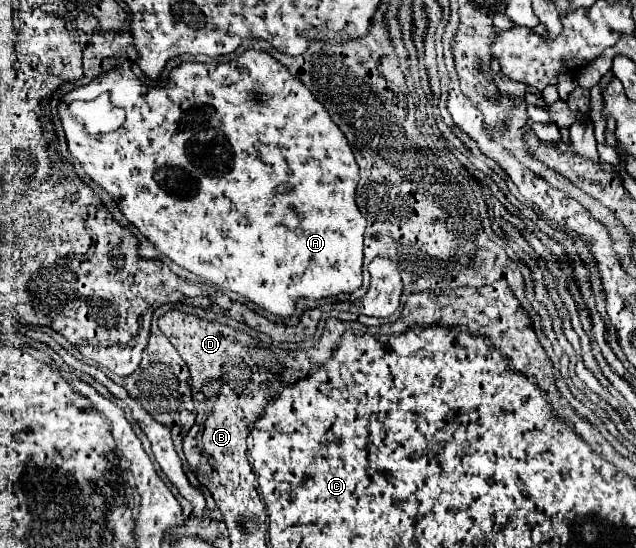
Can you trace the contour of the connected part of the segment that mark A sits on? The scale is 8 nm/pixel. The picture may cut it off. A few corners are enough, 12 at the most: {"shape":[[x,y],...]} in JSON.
{"shape":[[267,53],[129,65],[69,151],[171,261],[289,317],[361,287],[359,167]]}

